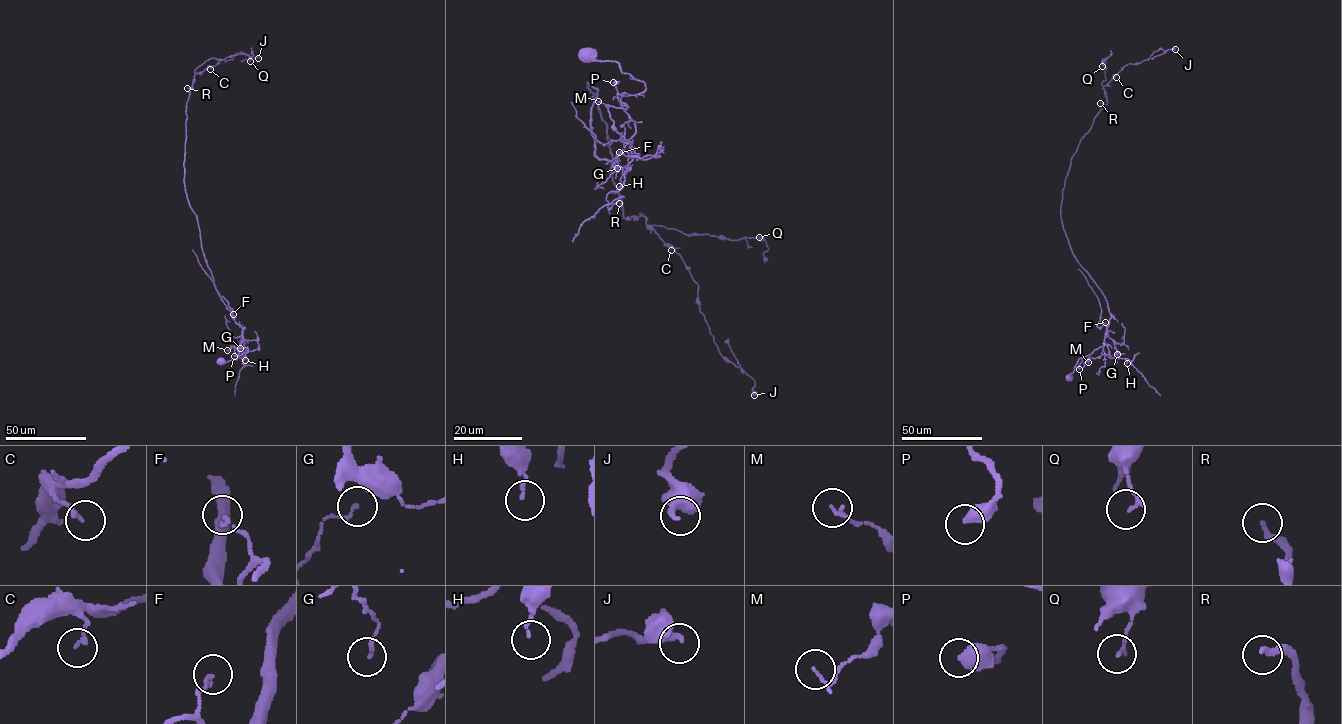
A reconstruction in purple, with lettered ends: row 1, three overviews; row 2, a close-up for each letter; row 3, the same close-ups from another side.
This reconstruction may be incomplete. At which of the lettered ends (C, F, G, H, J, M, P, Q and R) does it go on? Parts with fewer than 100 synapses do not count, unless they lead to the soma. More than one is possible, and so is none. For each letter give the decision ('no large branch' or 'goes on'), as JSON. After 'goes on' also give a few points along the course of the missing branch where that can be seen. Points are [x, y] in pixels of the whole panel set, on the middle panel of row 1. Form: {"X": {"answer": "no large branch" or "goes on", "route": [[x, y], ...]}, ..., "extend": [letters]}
{"C": {"answer": "no large branch"}, "F": {"answer": "no large branch"}, "G": {"answer": "no large branch"}, "H": {"answer": "no large branch"}, "J": {"answer": "no large branch"}, "M": {"answer": "no large branch"}, "P": {"answer": "no large branch"}, "Q": {"answer": "no large branch"}, "R": {"answer": "goes on", "route": [[619, 203], [600, 208], [562, 247], [563, 293], [540, 350], [520, 373], [492, 386]]}, "extend": ["R"]}

